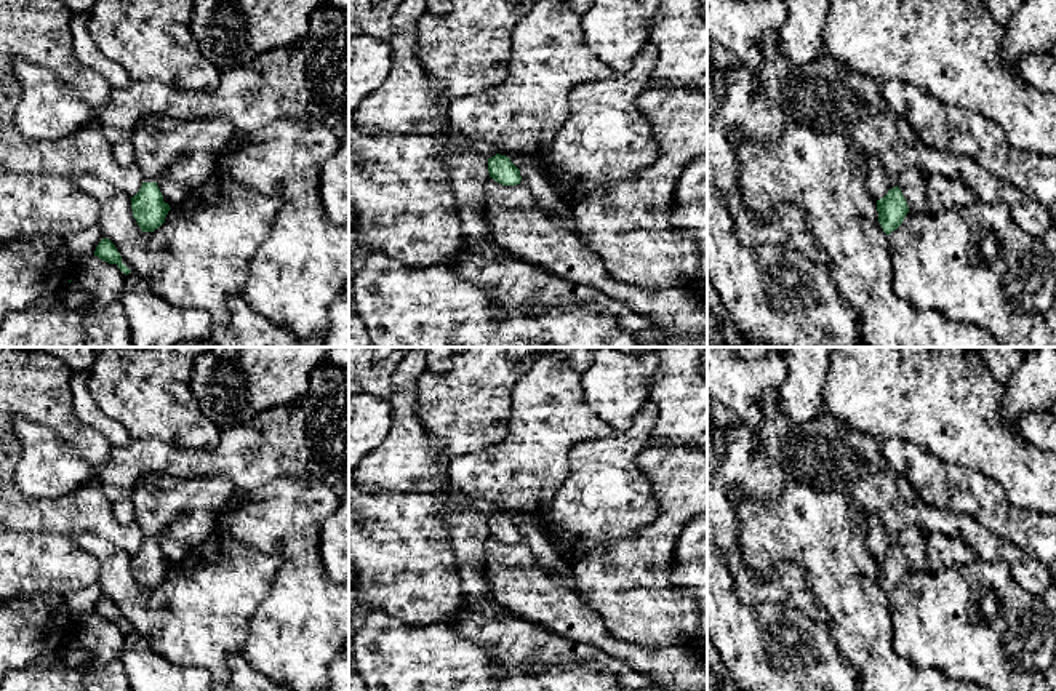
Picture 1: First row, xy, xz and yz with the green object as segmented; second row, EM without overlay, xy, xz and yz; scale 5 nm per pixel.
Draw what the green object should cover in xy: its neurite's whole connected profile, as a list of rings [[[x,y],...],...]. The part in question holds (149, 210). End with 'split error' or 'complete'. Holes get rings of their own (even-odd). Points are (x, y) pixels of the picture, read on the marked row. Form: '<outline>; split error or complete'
[[[147,115],[134,130],[134,165],[142,173],[142,186],[131,197],[133,218],[142,232],[158,229],[171,210],[157,186],[160,174],[181,155],[210,152],[219,155],[234,134],[234,125],[222,117],[178,120]]]; split error

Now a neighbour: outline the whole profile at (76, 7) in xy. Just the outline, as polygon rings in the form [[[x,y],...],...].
[[[56,0],[56,2],[64,3],[70,16],[90,14],[90,10],[94,5],[94,0]]]

